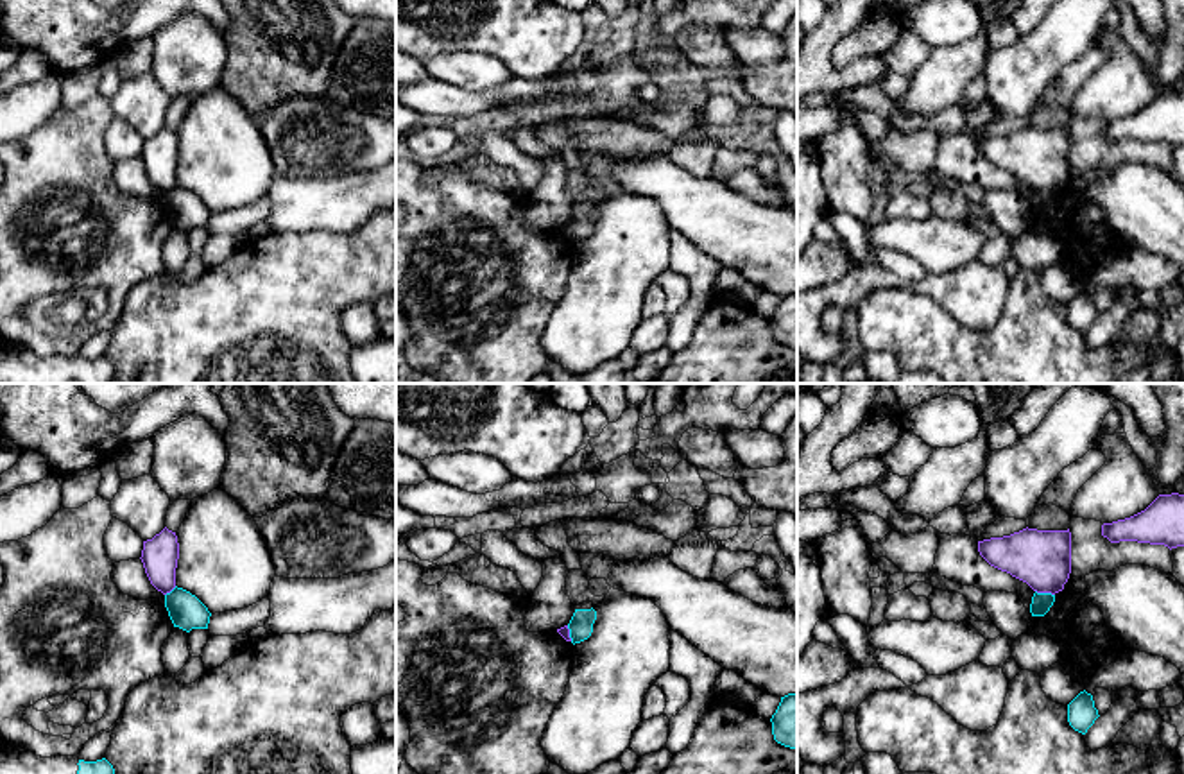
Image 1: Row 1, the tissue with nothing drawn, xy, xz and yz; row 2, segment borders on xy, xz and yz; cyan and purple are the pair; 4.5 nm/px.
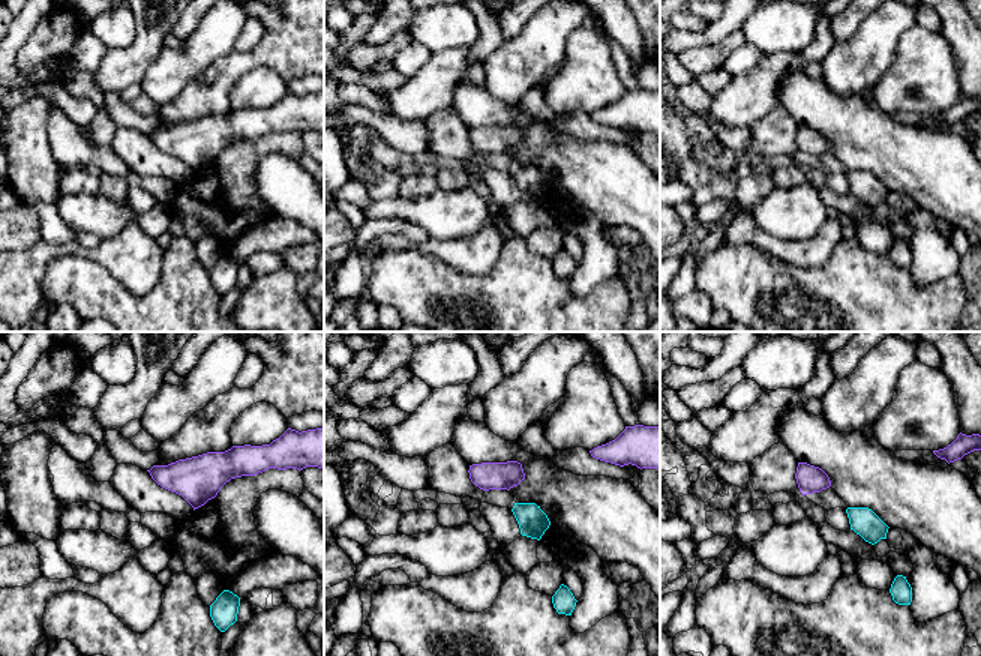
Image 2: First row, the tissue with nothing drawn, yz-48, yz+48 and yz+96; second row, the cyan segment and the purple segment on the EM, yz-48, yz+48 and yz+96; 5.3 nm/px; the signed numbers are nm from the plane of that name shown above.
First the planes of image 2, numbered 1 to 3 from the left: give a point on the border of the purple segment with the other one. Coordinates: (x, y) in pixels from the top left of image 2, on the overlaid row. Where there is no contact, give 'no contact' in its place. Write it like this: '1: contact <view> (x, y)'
1: no contact
2: no contact
3: no contact

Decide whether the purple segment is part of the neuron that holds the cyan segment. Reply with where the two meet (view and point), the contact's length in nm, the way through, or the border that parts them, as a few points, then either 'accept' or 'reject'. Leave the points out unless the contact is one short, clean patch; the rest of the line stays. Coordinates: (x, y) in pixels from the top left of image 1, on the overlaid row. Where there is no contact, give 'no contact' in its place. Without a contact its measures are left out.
meets cyan in yz at (1045, 593); contact 90 nm long; border along yz (1036, 590), (1054, 595); reject

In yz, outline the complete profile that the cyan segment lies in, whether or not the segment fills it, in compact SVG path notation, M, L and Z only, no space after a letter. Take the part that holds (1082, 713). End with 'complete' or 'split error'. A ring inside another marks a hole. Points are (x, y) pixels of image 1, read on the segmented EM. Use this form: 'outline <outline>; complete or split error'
outline M1085 690L1080 692L1069 704L1068 704L1068 722L1069 726L1085 735L1087 729L1094 724L1098 718L1098 710L1094 708L1093 695Z; complete

